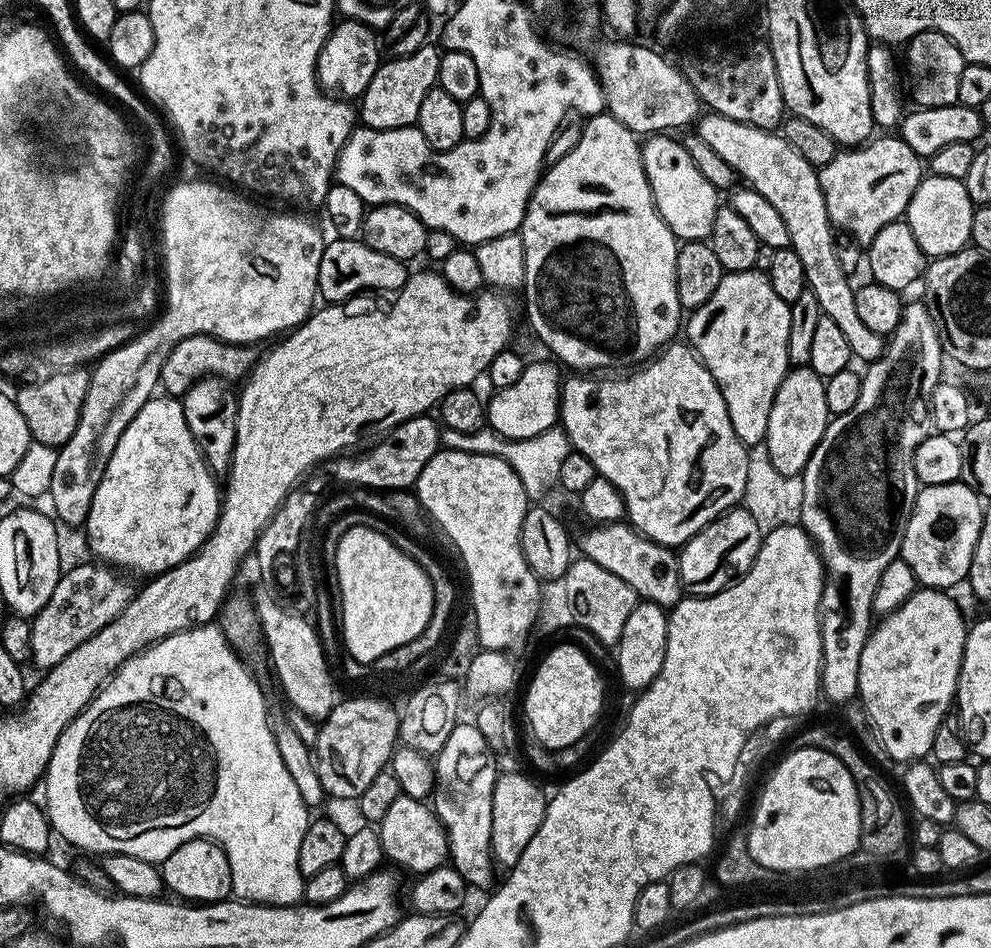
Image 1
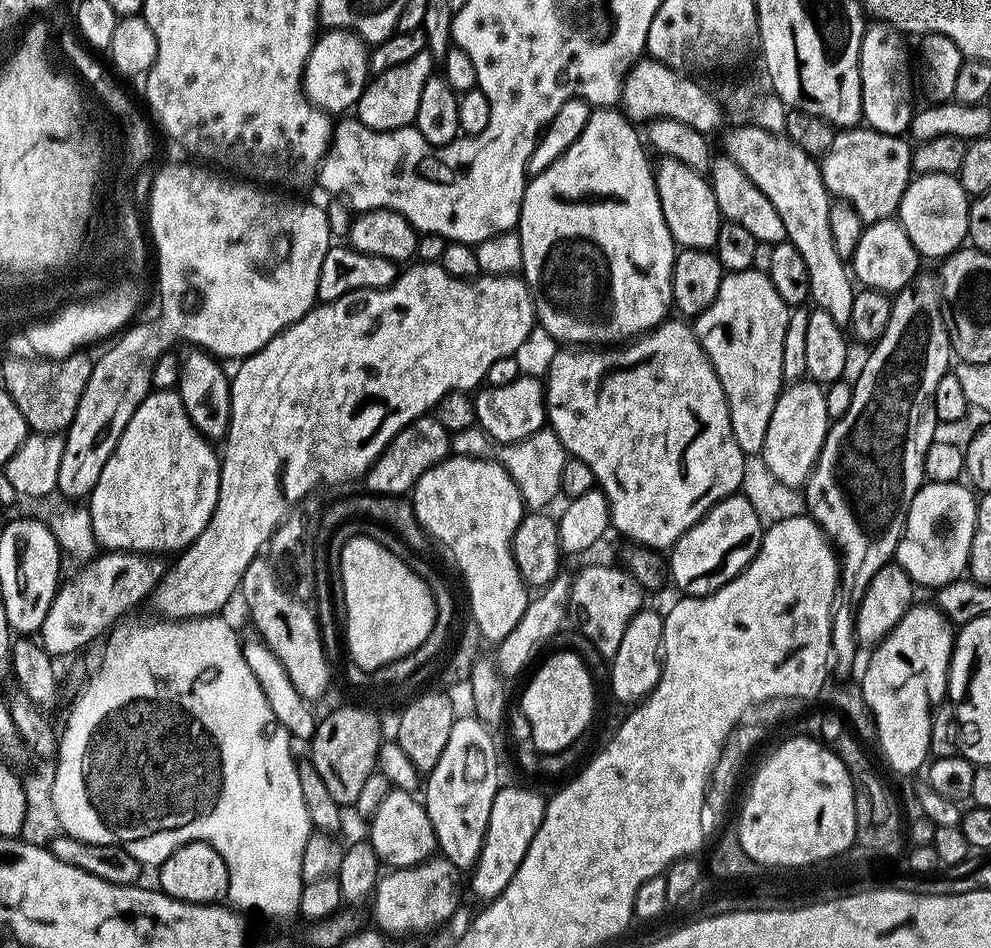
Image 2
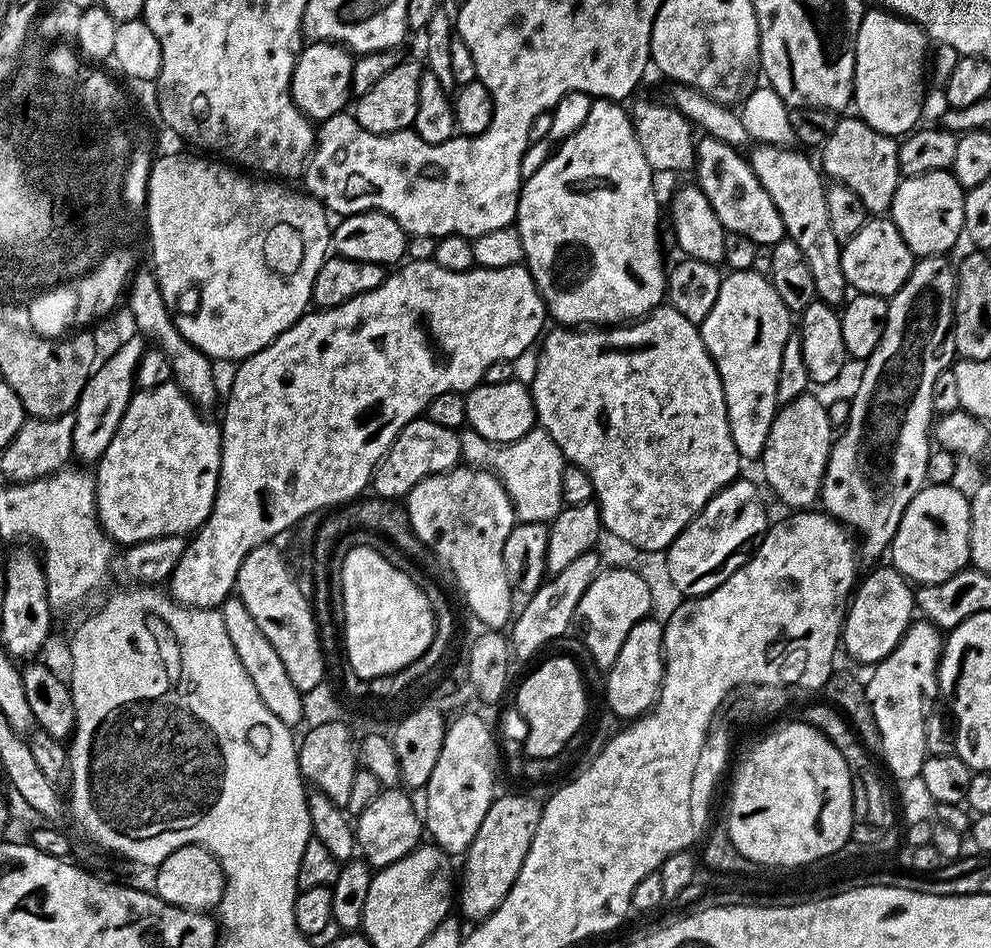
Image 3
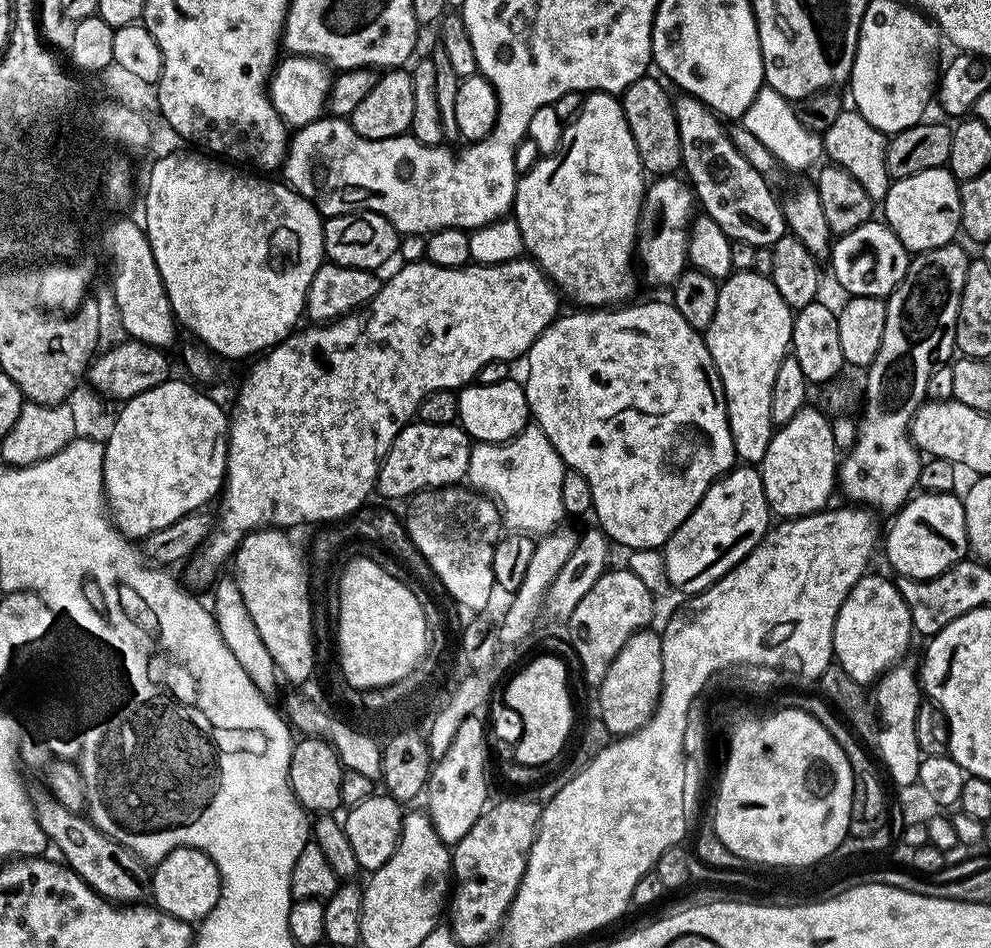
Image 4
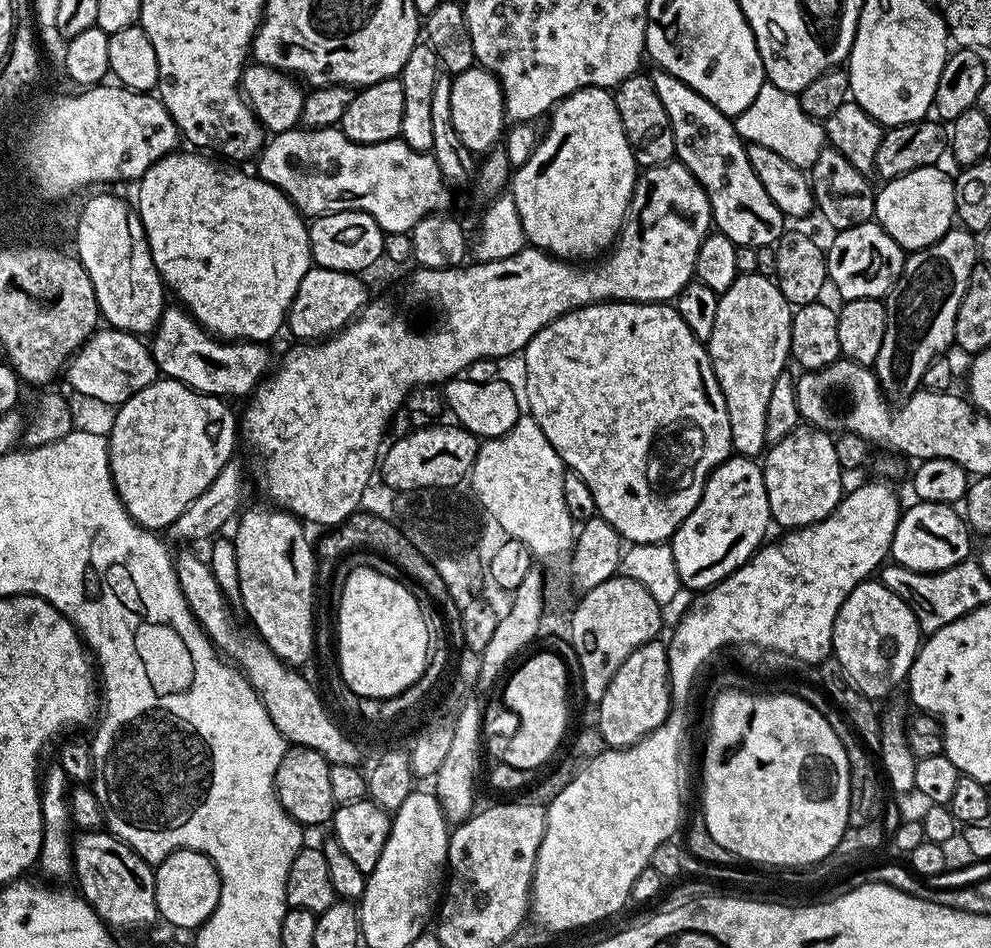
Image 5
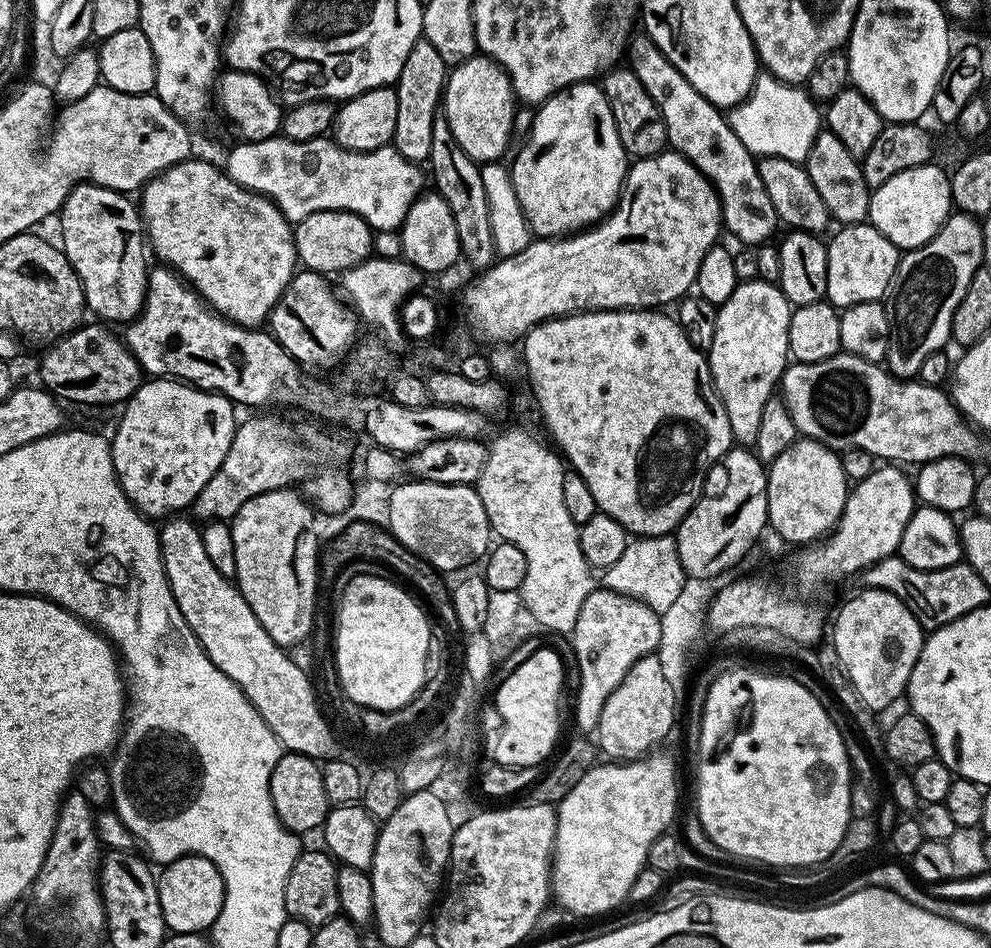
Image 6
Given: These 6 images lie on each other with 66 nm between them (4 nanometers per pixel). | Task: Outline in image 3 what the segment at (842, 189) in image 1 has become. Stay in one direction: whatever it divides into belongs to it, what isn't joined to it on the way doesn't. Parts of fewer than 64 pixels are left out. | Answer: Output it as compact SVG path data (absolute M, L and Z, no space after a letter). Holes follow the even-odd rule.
M840 118L834 126L834 134L830 134L819 149L818 164L825 177L850 186L850 190L862 198L862 206L866 206L870 214L884 214L891 209L896 187L902 179L898 166L899 149L899 143L893 137L874 130L864 120Z

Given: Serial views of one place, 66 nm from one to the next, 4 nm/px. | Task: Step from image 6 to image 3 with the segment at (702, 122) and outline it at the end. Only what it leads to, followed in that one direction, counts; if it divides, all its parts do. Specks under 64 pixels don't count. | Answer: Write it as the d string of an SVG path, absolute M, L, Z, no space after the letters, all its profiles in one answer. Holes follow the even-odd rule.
M707 134L701 135L696 140L695 183L702 194L706 194L710 206L714 206L714 214L718 214L718 222L722 222L725 233L745 235L757 246L774 245L786 236L780 212L770 194L766 194L762 182L758 182L751 163L740 155L726 142Z

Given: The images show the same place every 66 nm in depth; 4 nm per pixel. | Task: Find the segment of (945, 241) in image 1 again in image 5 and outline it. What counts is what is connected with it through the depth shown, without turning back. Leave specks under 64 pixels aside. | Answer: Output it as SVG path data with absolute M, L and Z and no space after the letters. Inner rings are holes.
M943 167L919 168L910 174L887 181L884 189L876 192L875 223L881 224L905 250L925 248L942 238L954 227L956 203L954 202L954 180L943 172Z

